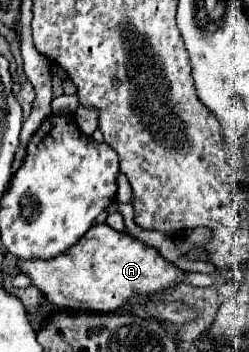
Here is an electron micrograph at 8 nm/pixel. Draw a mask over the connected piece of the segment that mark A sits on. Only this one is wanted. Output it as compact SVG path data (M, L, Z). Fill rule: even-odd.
M106 223L94 225L78 245L50 261L18 261L22 273L46 295L46 299L60 307L84 311L116 311L136 295L154 295L158 291L174 289L184 283L188 271L164 259L156 247L150 247L128 233L114 231Z

